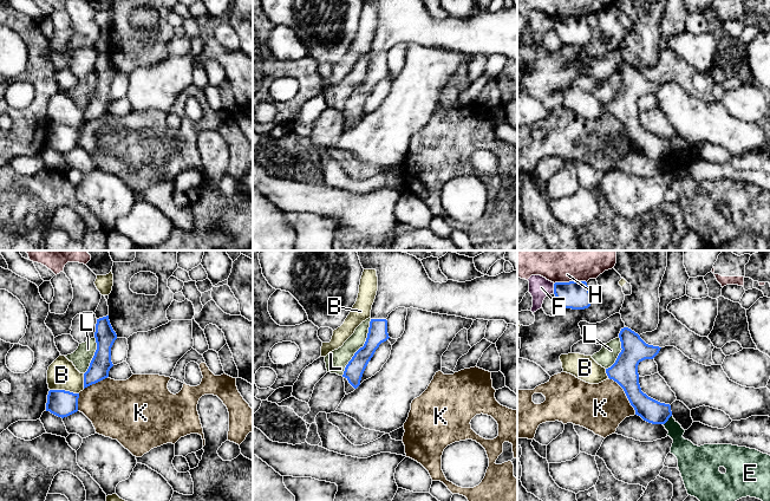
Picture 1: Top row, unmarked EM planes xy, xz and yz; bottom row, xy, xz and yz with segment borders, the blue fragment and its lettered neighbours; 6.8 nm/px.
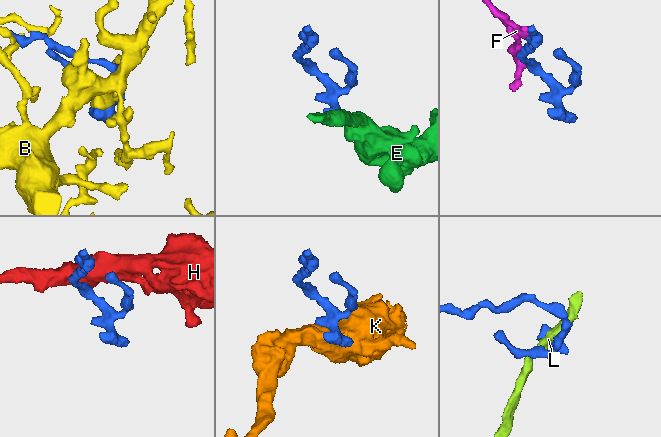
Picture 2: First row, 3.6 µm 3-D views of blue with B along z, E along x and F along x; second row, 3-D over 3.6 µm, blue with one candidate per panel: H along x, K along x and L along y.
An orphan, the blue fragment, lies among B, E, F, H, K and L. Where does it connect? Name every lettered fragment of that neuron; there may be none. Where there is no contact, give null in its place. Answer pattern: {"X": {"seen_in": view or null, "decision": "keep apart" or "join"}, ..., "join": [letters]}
{"B": {"seen_in": "xy", "decision": "keep apart"}, "E": {"seen_in": "yz", "decision": "keep apart"}, "F": {"seen_in": "yz", "decision": "keep apart"}, "H": {"seen_in": "yz", "decision": "keep apart"}, "K": {"seen_in": "yz", "decision": "keep apart"}, "L": {"seen_in": "xz", "decision": "keep apart"}, "join": []}

